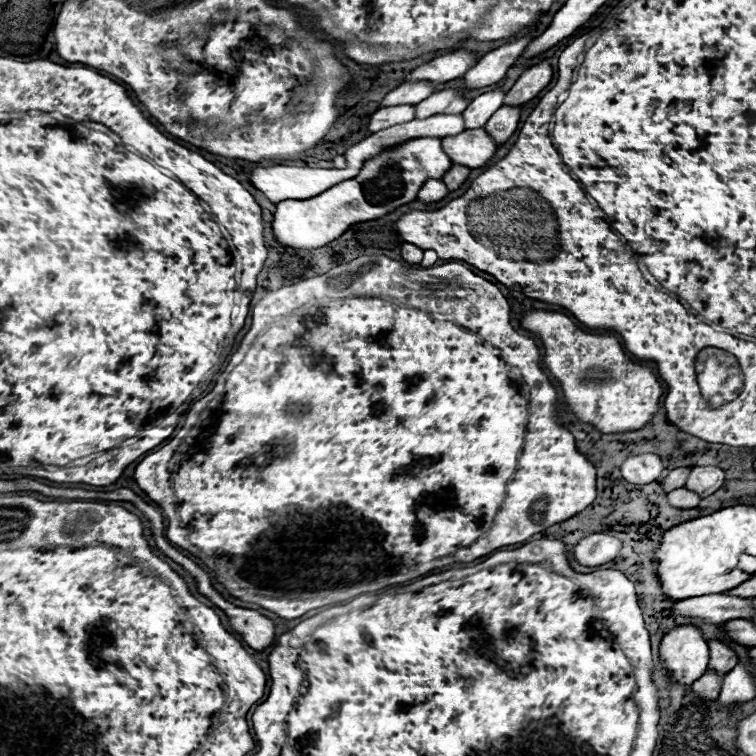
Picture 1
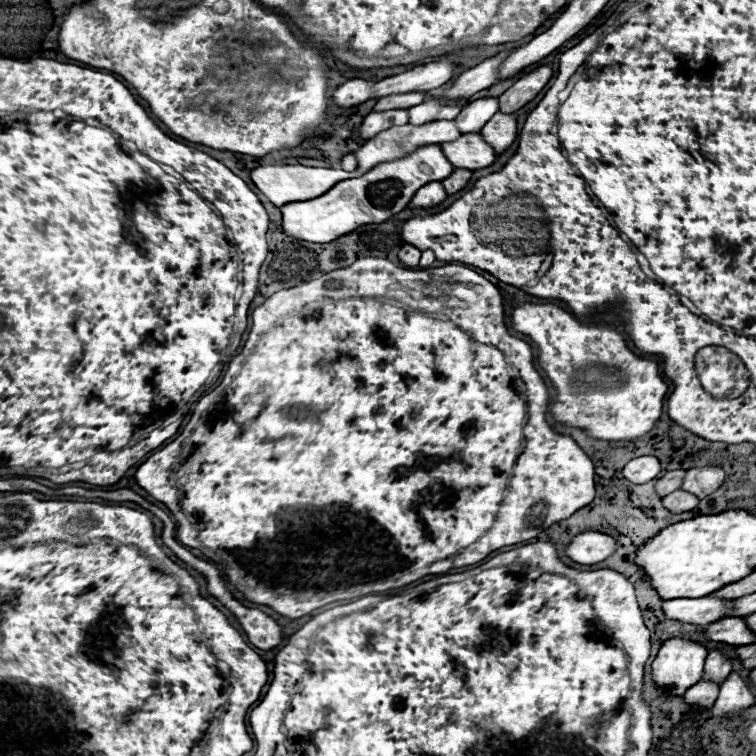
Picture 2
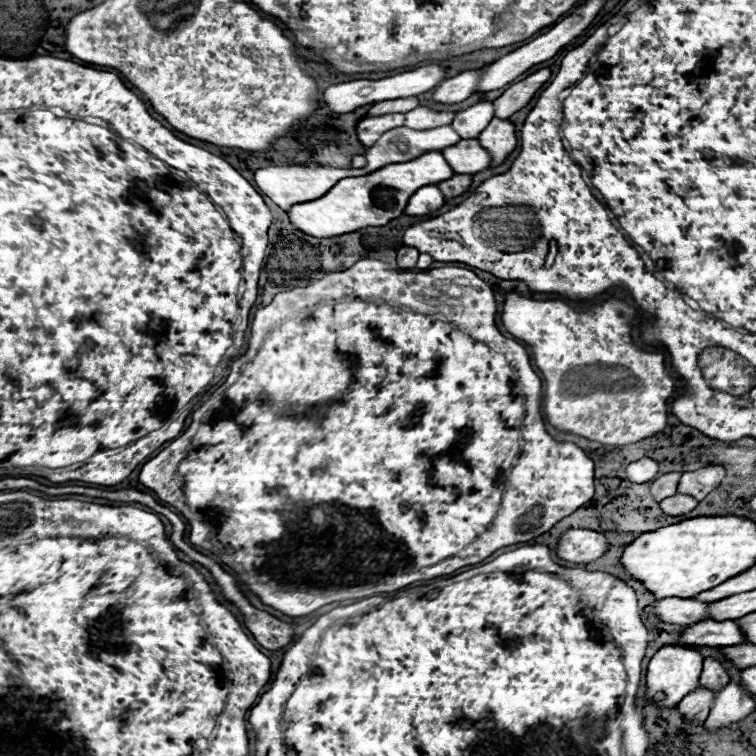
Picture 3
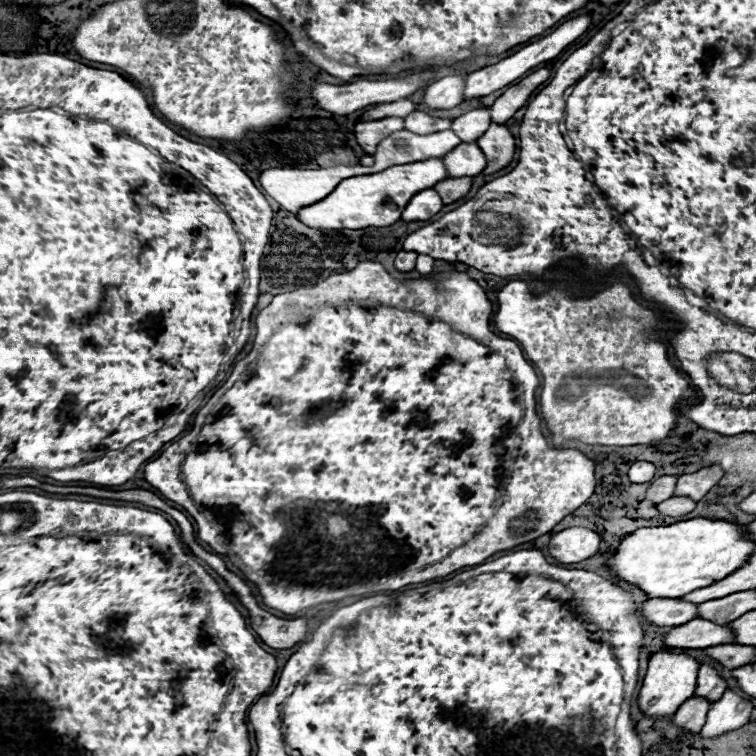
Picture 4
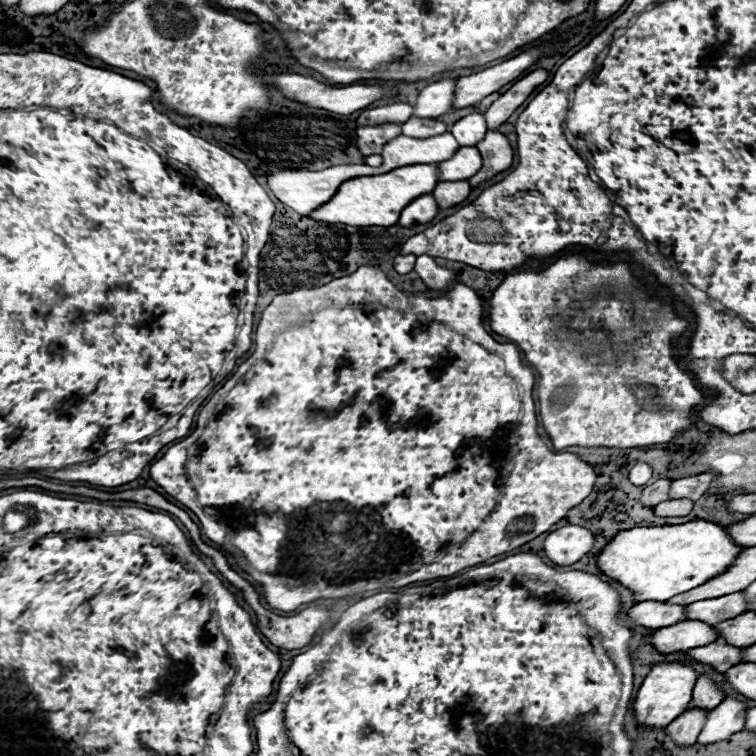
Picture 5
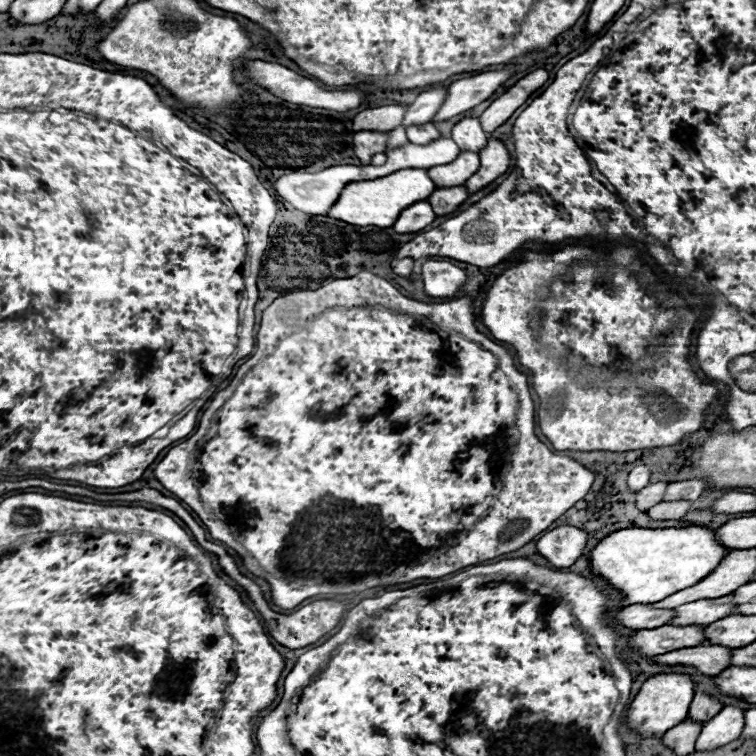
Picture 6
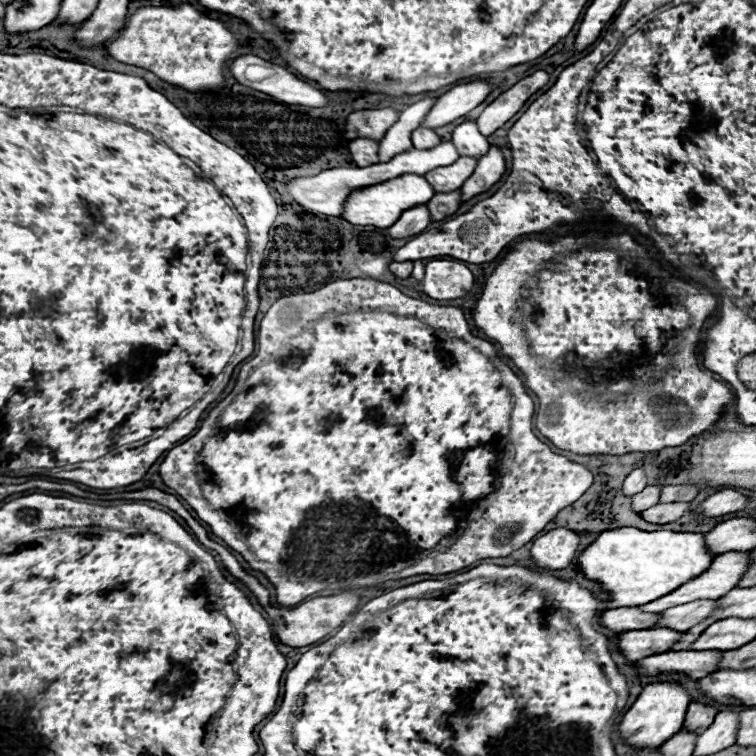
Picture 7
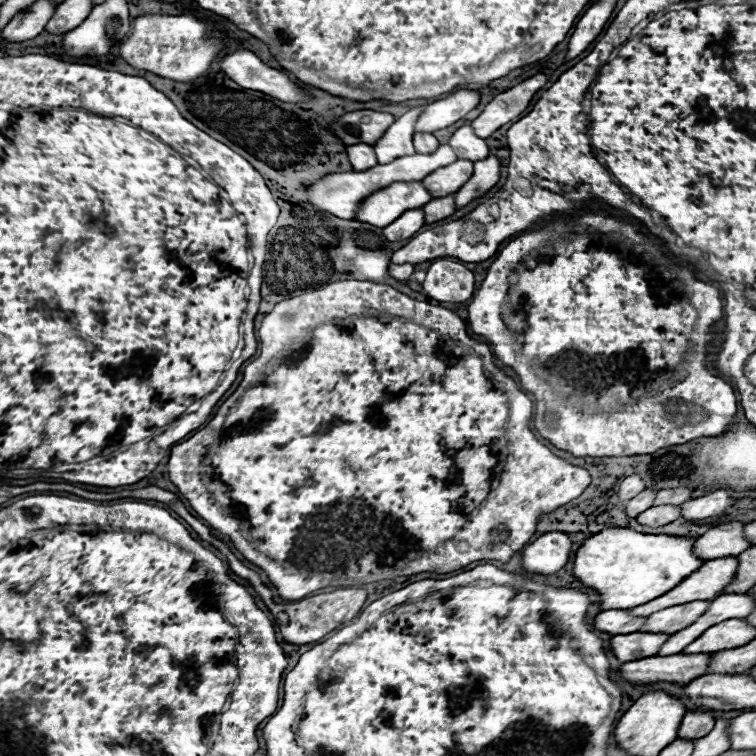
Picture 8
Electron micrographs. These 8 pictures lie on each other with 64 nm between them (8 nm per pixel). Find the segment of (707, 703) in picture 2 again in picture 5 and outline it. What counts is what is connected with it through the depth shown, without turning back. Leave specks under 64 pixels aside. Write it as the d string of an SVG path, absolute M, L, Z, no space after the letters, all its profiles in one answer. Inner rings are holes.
M688 708L680 718L676 718L668 728L666 728L666 736L680 748L688 748L696 742L702 726L704 726L704 718L706 712L704 710L696 710L696 708Z

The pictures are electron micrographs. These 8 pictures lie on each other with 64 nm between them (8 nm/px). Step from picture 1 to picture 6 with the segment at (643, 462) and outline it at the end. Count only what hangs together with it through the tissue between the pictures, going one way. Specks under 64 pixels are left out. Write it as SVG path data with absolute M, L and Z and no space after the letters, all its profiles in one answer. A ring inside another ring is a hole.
M636 466L630 476L628 476L628 490L630 492L638 492L642 490L644 486L648 486L648 480L650 480L650 472L646 466Z

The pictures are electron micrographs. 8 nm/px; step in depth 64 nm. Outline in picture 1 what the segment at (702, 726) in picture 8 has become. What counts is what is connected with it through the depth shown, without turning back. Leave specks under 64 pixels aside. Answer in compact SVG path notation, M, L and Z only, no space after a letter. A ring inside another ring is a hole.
M710 640L710 662L708 662L708 670L716 670L718 674L726 674L728 670L732 670L738 662L738 656L734 654L734 650L730 650L726 644L722 644L720 640Z

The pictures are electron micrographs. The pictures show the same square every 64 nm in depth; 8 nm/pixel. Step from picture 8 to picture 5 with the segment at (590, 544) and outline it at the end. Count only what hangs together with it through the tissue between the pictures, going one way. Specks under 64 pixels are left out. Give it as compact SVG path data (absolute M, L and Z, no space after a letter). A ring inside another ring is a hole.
M694 520L678 526L630 528L618 532L596 556L598 568L612 580L632 590L636 602L664 602L722 574L744 548L734 544L724 526Z

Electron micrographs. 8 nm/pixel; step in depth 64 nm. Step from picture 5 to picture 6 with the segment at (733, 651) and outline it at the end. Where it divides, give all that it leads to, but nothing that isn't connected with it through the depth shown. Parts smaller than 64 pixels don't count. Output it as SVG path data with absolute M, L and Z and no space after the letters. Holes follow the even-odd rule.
M696 646L660 654L652 660L660 666L692 666L702 676L716 676L730 666L730 652L724 646Z

